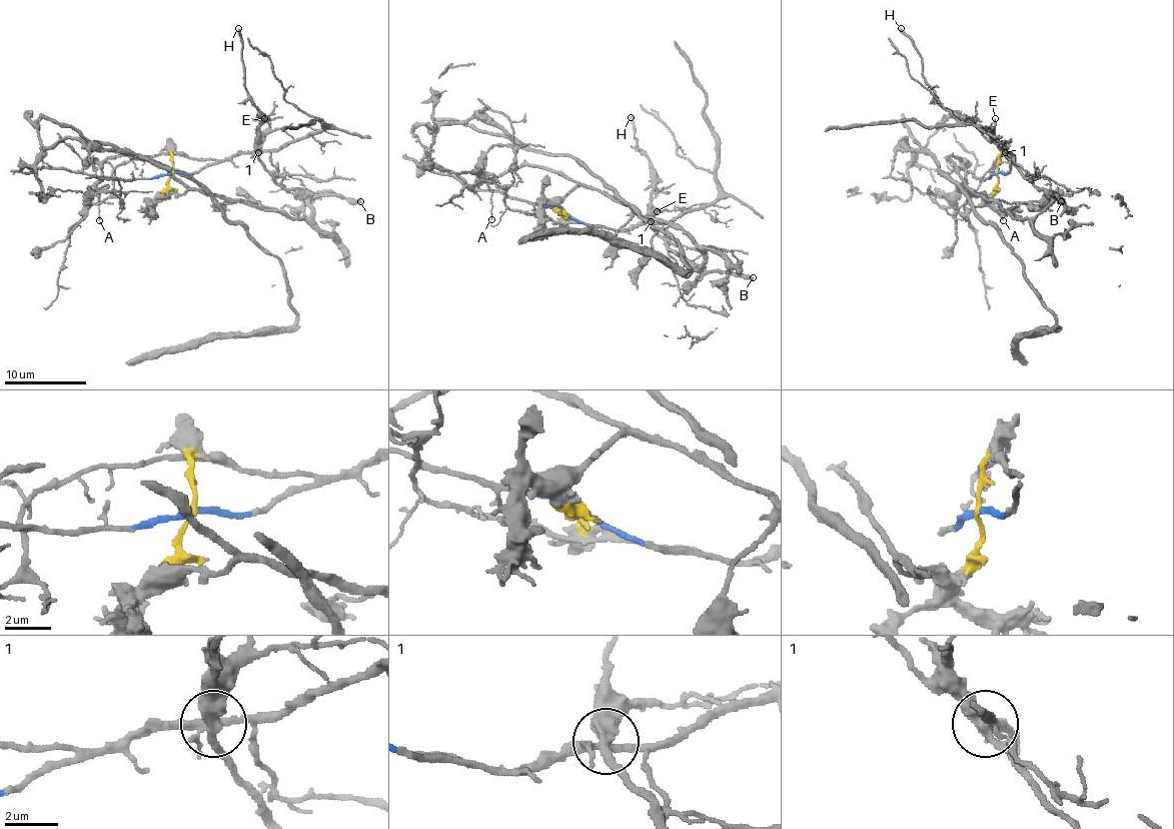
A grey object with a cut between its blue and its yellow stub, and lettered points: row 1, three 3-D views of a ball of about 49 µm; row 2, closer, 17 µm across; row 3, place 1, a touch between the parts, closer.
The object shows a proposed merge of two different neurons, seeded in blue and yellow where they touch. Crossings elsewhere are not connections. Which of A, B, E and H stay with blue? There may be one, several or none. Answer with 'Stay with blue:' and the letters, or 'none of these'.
Stay with blue: none of these

